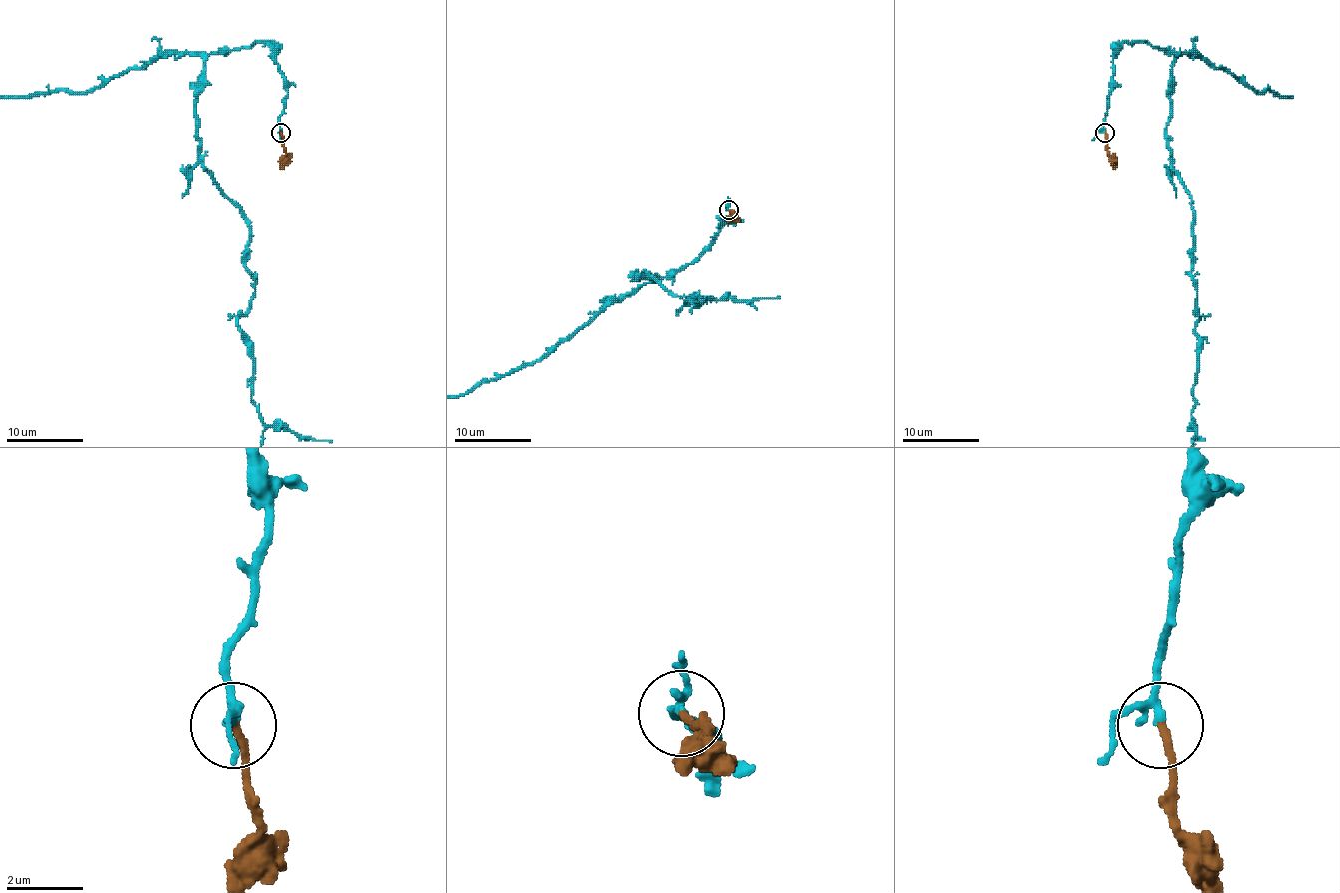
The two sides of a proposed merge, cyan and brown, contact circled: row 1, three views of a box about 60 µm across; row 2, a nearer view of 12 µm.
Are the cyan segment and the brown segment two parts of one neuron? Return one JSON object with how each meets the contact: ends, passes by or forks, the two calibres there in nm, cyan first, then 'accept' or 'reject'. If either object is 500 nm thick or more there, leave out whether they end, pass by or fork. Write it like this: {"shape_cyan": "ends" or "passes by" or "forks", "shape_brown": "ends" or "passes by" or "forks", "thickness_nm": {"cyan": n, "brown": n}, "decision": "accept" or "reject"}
{"shape_cyan": "passes by", "shape_brown": "ends", "thickness_nm": {"cyan": 170, "brown": 200}, "decision": "accept"}

